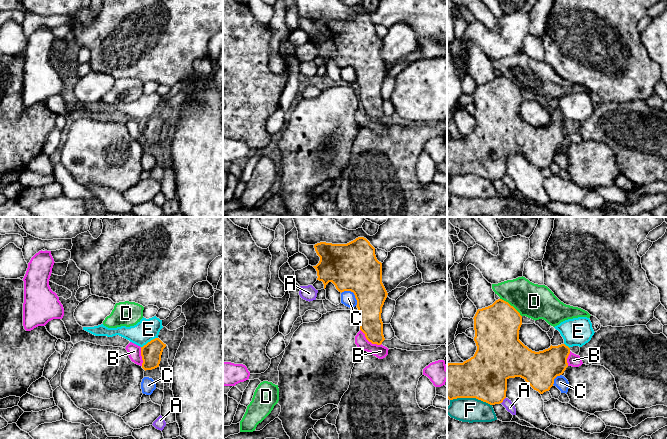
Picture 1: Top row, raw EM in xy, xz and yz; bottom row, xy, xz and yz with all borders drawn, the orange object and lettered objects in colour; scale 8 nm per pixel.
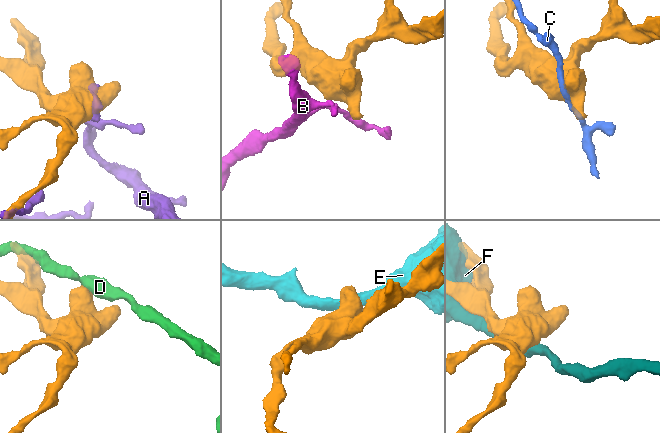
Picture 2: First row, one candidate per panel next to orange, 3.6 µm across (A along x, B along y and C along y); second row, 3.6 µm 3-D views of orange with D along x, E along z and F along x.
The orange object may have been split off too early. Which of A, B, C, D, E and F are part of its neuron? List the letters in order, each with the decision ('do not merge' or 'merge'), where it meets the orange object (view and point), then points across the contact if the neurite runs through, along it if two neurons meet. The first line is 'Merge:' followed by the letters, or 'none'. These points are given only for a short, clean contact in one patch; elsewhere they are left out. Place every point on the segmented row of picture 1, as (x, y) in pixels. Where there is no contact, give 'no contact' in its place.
Merge: none
A: do not merge; contact yz (503, 399)
B: do not merge; contact xz (369, 341); border xz (360, 329), (369, 341), (381, 344)
C: do not merge; contact xz (353, 292)
D: do not merge; contact yz (510, 305); border yz (500, 298), (507, 301), (521, 316)
E: do not merge; contact xy (150, 341); border xy (157, 337), (141, 347)
F: do not merge; contact yz (471, 397)

